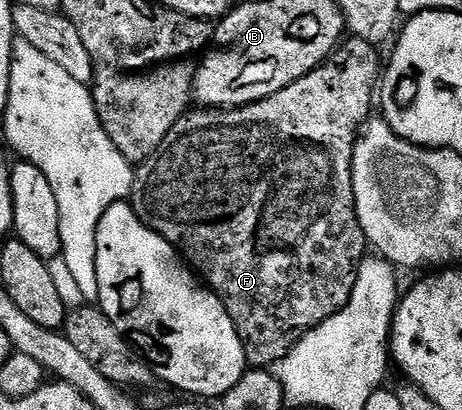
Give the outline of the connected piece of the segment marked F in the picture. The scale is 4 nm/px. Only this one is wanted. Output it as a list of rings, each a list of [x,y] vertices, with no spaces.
[[[349,37],[317,70],[312,70],[294,84],[274,92],[274,96],[239,108],[193,109],[178,119],[174,128],[170,128],[166,140],[162,140],[156,149],[156,154],[135,167],[130,199],[132,211],[140,217],[144,225],[161,234],[176,249],[177,254],[183,257],[185,263],[203,279],[208,289],[215,292],[218,300],[222,300],[230,320],[234,320],[234,328],[244,349],[243,361],[249,362],[249,367],[275,367],[276,362],[285,358],[302,340],[302,336],[337,314],[350,300],[356,283],[356,273],[366,257],[366,239],[354,204],[352,153],[356,151],[356,139],[361,126],[373,113],[374,99],[378,94],[377,86],[382,78],[382,62],[380,66],[380,54],[376,50],[379,49],[373,43]]]

